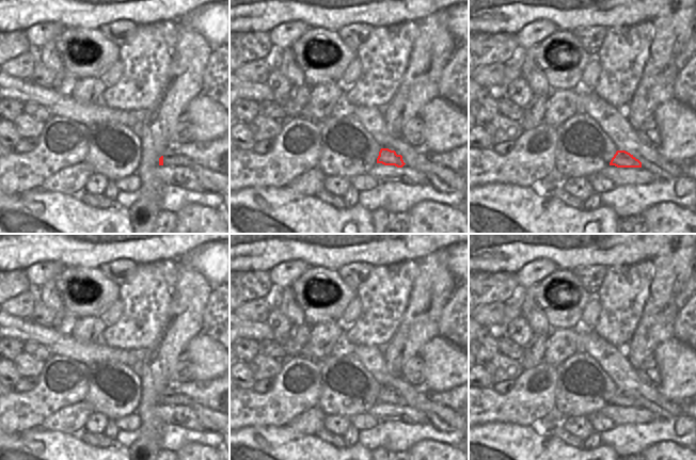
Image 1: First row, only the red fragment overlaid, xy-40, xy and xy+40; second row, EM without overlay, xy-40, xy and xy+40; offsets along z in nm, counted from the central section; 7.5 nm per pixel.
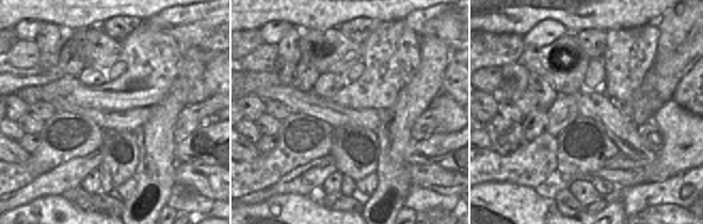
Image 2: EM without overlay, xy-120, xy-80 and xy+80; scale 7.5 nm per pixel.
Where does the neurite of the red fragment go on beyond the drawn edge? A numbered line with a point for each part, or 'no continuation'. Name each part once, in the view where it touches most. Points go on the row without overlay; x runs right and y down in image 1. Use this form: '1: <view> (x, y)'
no continuation

